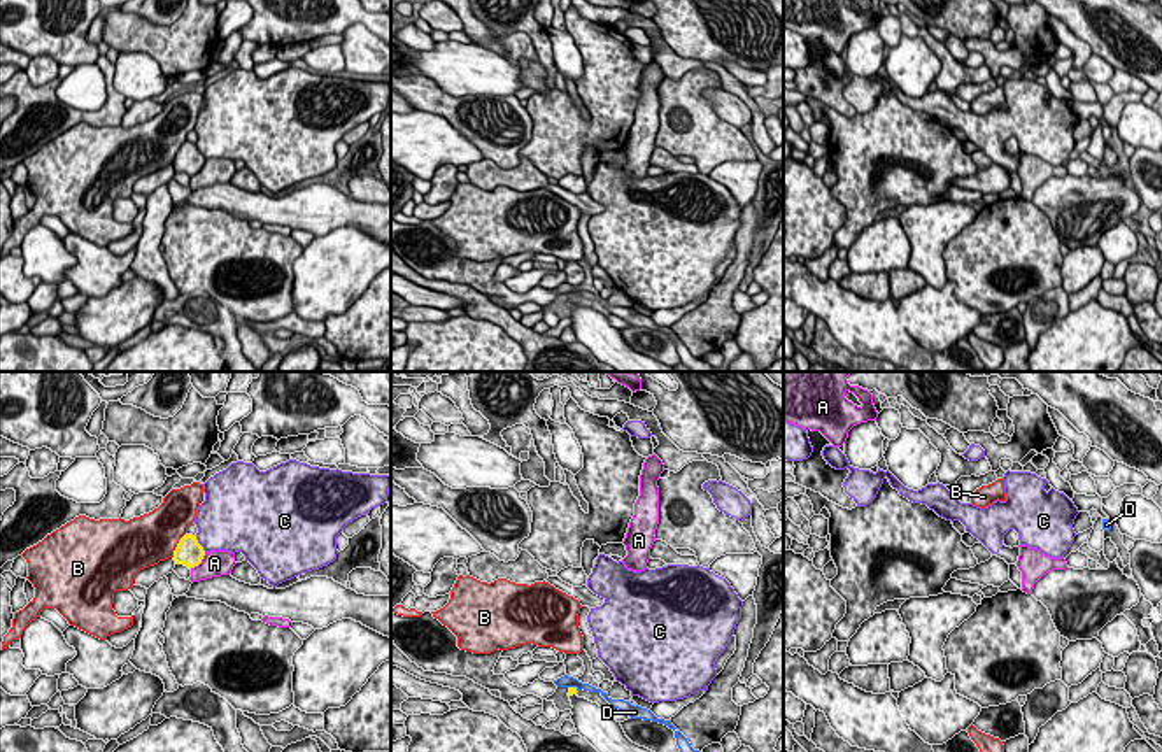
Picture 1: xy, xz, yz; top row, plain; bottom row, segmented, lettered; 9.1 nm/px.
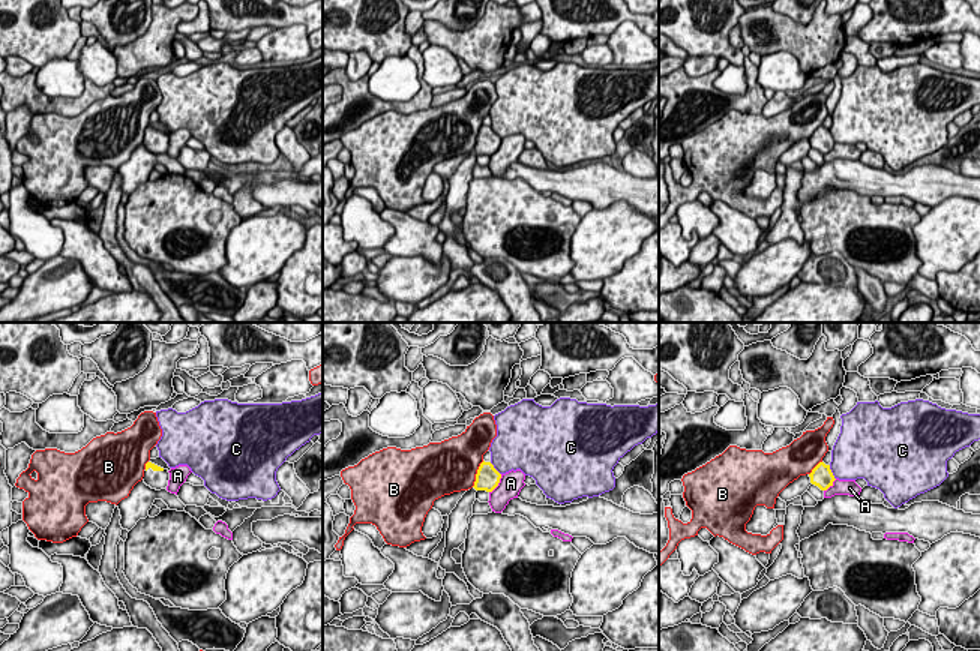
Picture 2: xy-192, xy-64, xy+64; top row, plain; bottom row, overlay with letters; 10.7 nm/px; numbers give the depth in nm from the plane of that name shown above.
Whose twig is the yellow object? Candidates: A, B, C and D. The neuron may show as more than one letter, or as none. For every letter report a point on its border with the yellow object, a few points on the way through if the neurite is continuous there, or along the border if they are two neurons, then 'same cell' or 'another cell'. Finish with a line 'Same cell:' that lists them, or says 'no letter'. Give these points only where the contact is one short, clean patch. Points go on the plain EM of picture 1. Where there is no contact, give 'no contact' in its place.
A: xy (198, 170) | along xy (205, 160), (190, 176) | another cell
B: xy (177, 151) | another cell
C: xy (198, 151) | across xy (190, 160), (198, 151), (219, 134) | same cell
D: xz (573, 295) | another cell
Same cell: C

